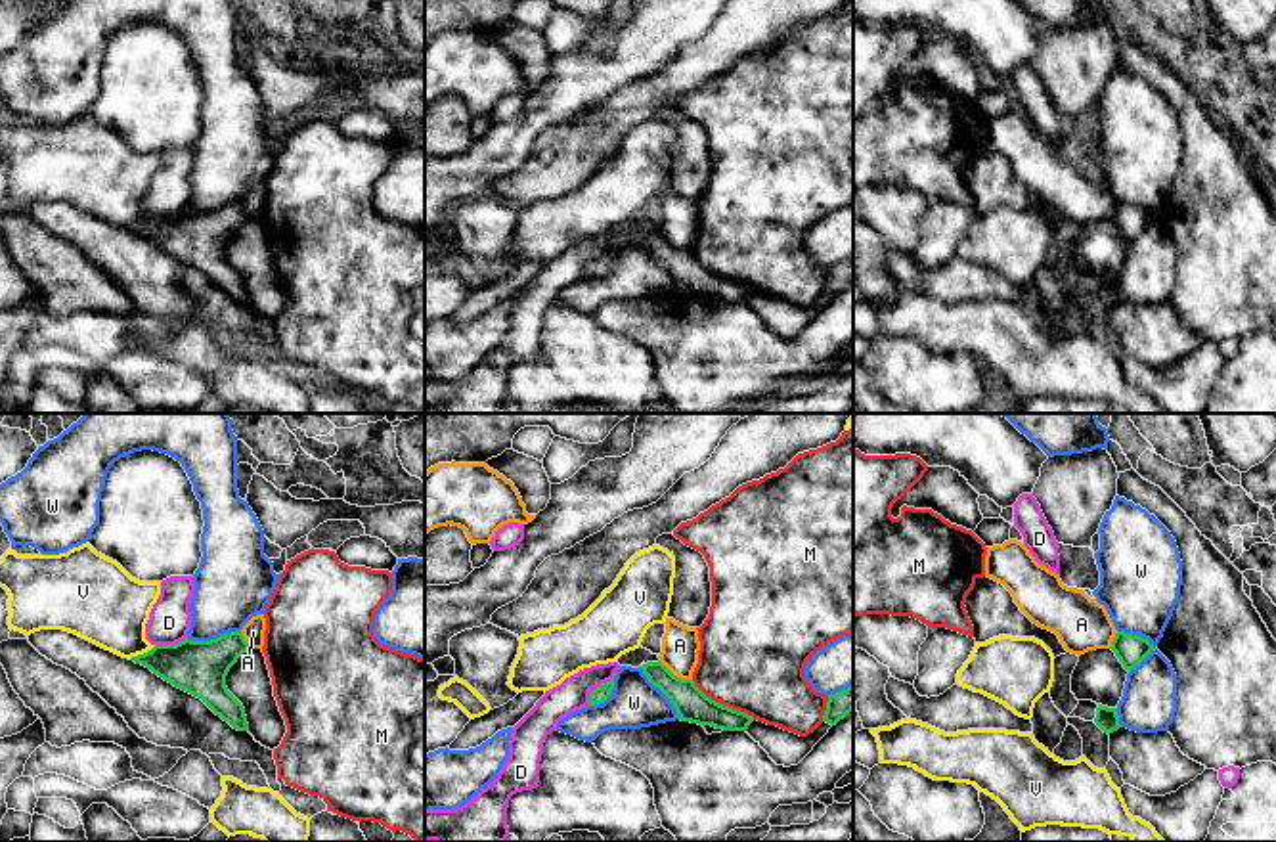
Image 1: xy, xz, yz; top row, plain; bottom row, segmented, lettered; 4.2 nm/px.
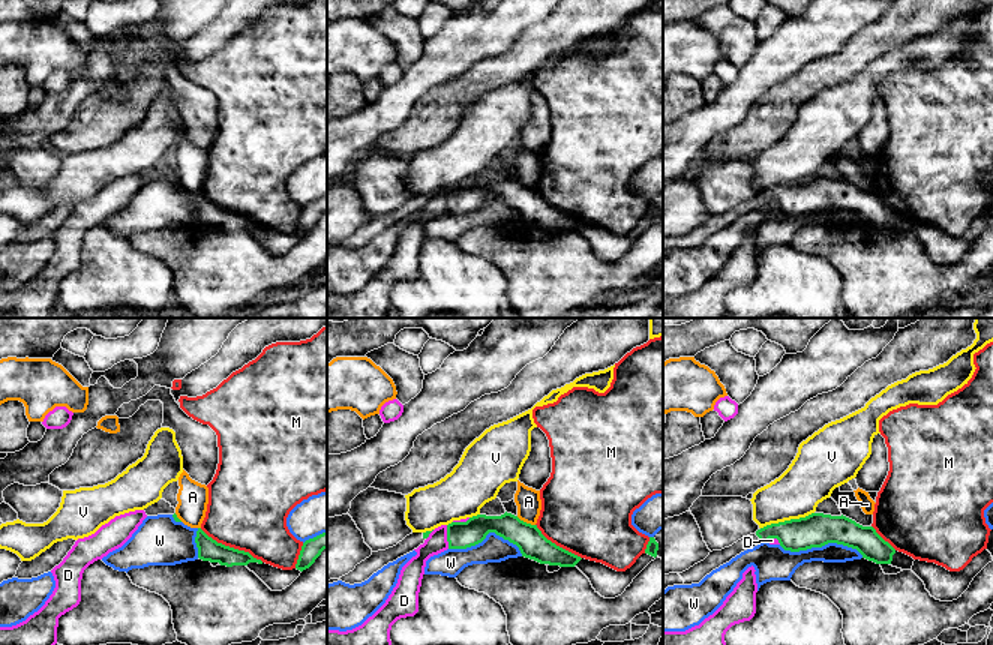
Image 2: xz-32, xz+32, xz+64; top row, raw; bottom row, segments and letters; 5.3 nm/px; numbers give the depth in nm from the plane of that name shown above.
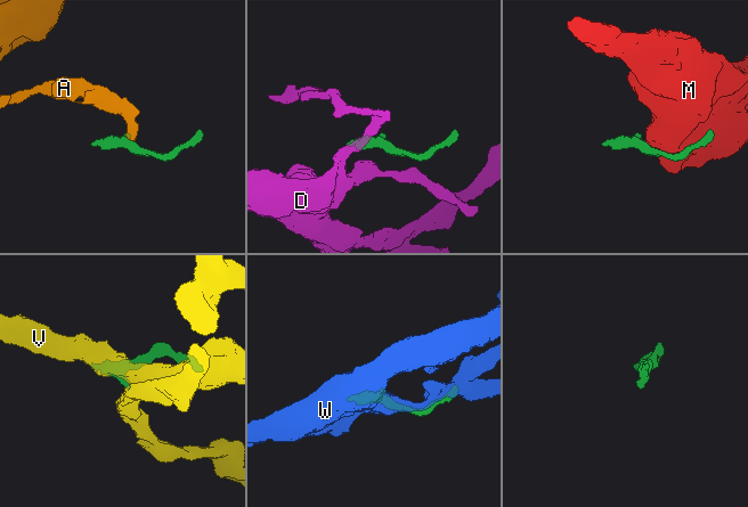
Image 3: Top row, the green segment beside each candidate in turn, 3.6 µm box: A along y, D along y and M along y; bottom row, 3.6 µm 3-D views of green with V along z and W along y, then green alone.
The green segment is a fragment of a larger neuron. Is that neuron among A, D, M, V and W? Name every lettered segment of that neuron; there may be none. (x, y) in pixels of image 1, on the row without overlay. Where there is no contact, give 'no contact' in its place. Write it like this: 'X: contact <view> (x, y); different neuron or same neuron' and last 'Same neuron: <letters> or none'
A: contact xz (676, 247); different neuron
D: contact xz (597, 259); different neuron
M: contact xz (722, 276); different neuron
V: contact xy (144, 224); different neuron
W: contact yz (1148, 213); different neuron
Same neuron: none

